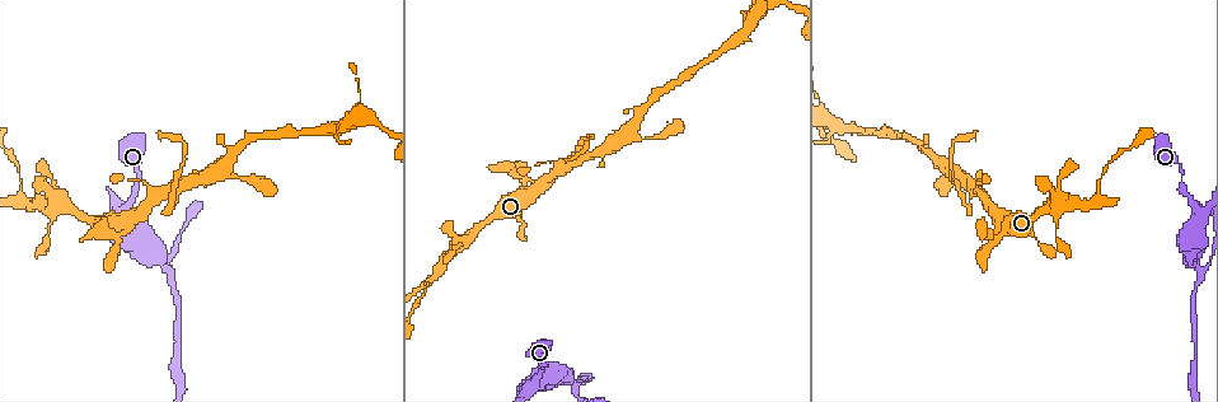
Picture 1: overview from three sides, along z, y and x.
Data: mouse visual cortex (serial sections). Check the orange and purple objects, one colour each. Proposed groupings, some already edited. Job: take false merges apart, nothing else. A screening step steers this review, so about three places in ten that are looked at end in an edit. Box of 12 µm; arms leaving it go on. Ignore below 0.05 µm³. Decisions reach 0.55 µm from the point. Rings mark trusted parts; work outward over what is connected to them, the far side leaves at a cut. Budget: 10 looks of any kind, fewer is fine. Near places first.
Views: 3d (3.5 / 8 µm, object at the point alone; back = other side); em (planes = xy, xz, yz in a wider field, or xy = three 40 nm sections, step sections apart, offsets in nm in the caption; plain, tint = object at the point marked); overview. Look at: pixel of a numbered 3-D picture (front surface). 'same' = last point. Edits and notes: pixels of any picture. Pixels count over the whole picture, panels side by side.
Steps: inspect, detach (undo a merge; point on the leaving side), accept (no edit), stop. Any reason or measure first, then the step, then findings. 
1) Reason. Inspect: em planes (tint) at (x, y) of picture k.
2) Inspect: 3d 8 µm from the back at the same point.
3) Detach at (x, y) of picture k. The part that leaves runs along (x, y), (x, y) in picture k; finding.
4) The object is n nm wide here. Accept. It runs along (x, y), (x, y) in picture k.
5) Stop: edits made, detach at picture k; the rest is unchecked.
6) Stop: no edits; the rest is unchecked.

Inspect: 3d 3.5 µm at (581, 161) of picture 1.

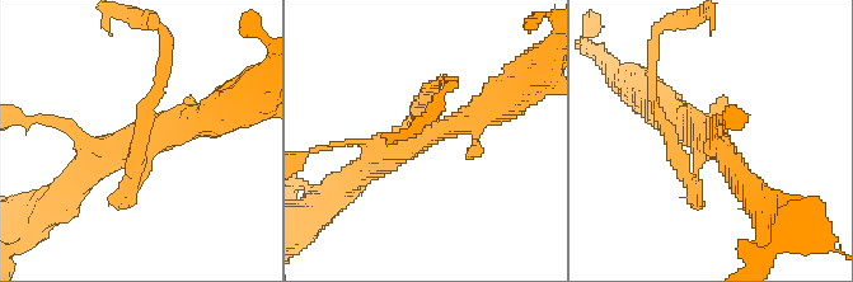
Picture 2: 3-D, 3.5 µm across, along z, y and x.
3 arms meet here; the arms are 150, 300, 350 nm wide. Inspect: em xy step 5 (tint) at (423, 138) of picture 2.

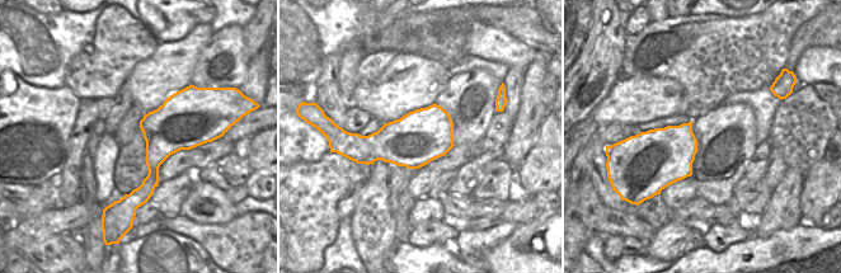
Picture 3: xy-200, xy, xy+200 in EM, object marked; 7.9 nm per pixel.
The object is 420 nm wide here. Accept. It runs along (357, 175), (380, 159), (493, 104) in picture 2; continuous, no second cell.

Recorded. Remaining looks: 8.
Calibre changes. Inspect: em planes (tint) at (934, 156) of picture 1.

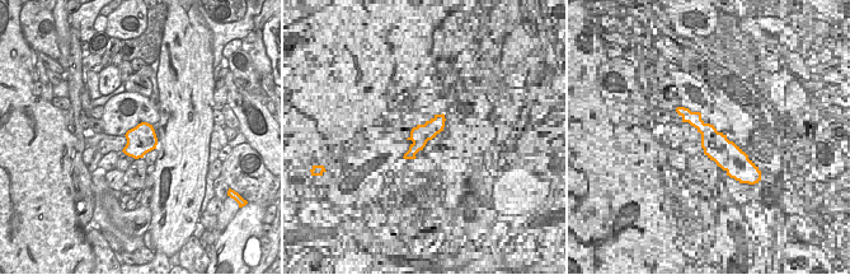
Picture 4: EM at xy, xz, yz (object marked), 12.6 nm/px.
Inspect: 3d 3.5 µm from the back at the same point.

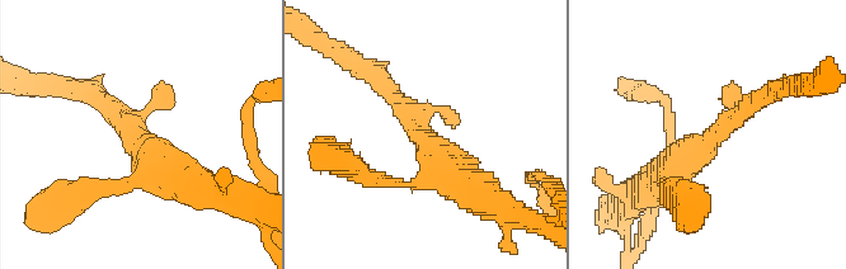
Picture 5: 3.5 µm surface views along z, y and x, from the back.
Accept. It runs along (469, 185), (379, 79) in picture 5; all the same cell.

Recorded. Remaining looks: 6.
Inspect: 3d 3.5 µm from the back at (539, 374) of picture 1.

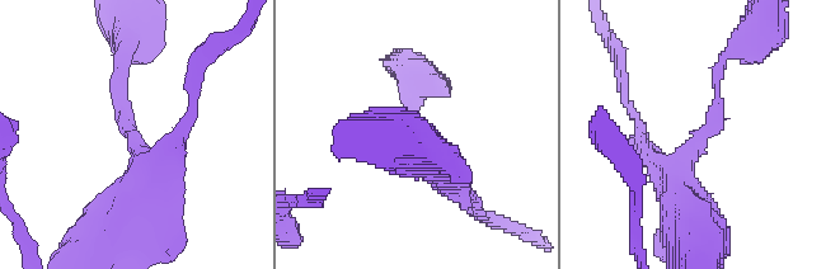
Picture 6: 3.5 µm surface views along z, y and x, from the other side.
Inspect: em xy step 5 (tint) at (699, 138) of picture 6.

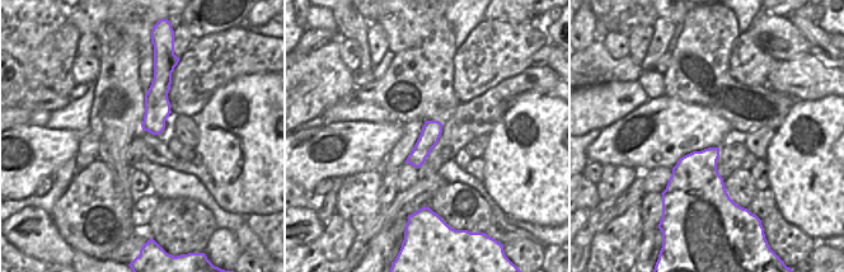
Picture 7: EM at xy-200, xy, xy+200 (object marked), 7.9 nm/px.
Accept. It runs along (722, 62), (716, 121), (676, 166), (686, 213) in picture 6; all the same cell.

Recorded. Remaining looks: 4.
Two arms in line, one across. Inspect: 3d 3.5 µm at (1199, 265) of picture 1.

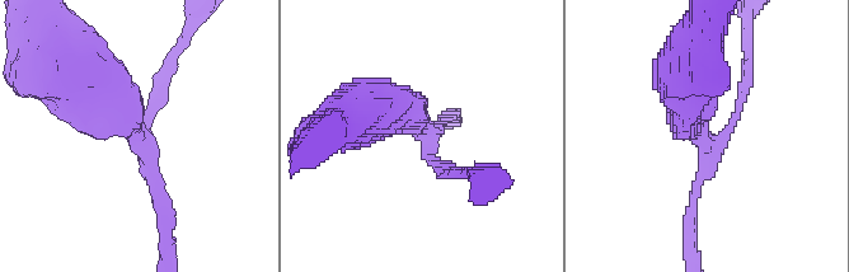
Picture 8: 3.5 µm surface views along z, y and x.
Accept. All the same cell.

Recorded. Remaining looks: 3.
Stop: no edits; the rest is unchecked.

